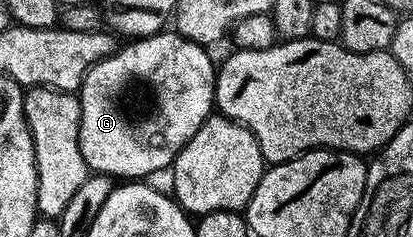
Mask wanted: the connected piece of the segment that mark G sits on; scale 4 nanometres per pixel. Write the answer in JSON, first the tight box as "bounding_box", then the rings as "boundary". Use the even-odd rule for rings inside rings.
{"bounding_box":[78,33,218,177],"boundary":[[[175,33],[149,35],[147,39],[138,39],[129,42],[127,45],[129,47],[121,46],[110,58],[96,63],[84,74],[84,82],[81,83],[78,92],[80,101],[80,148],[86,165],[93,172],[108,174],[113,177],[148,177],[144,175],[152,175],[155,171],[162,170],[163,167],[164,170],[171,168],[172,162],[176,160],[176,154],[184,148],[186,141],[190,141],[190,137],[194,137],[194,133],[198,133],[198,129],[207,121],[208,116],[213,114],[216,102],[216,72],[218,67],[215,62],[212,64],[211,57],[204,52],[207,50],[201,44],[191,43],[190,40]]]}

